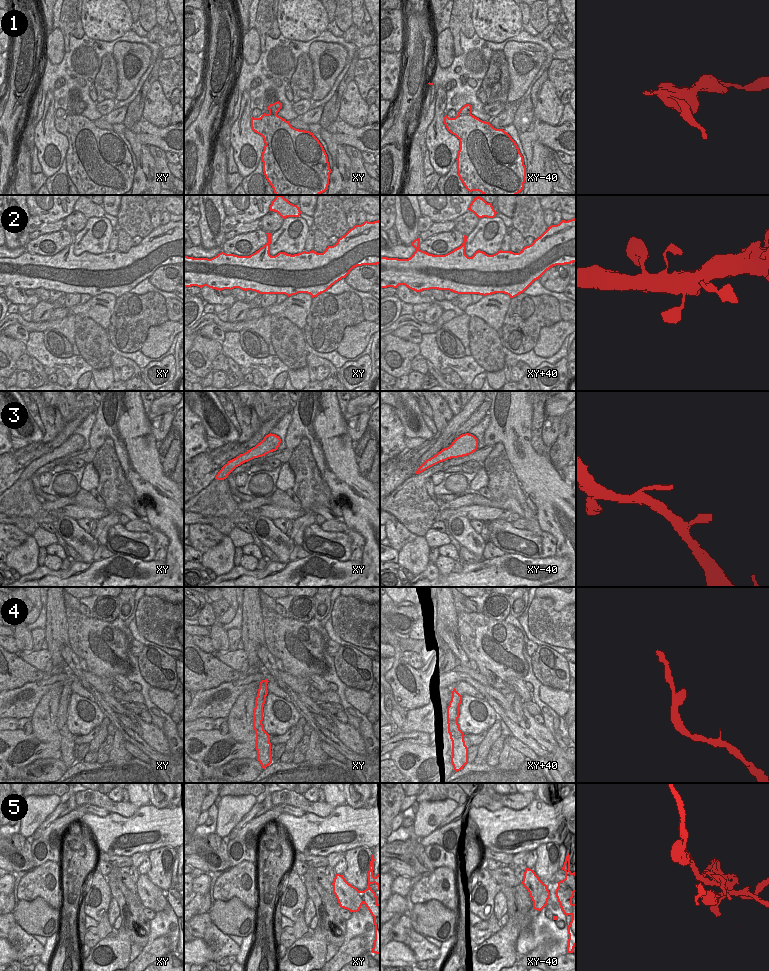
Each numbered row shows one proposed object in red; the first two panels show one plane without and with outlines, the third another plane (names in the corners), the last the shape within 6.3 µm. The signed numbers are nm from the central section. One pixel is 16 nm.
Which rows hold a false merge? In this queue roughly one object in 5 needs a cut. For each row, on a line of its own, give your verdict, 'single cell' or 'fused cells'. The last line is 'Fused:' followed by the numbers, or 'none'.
1: single cell
2: single cell
3: single cell
4: single cell
5: fused cells
Fused: 5

